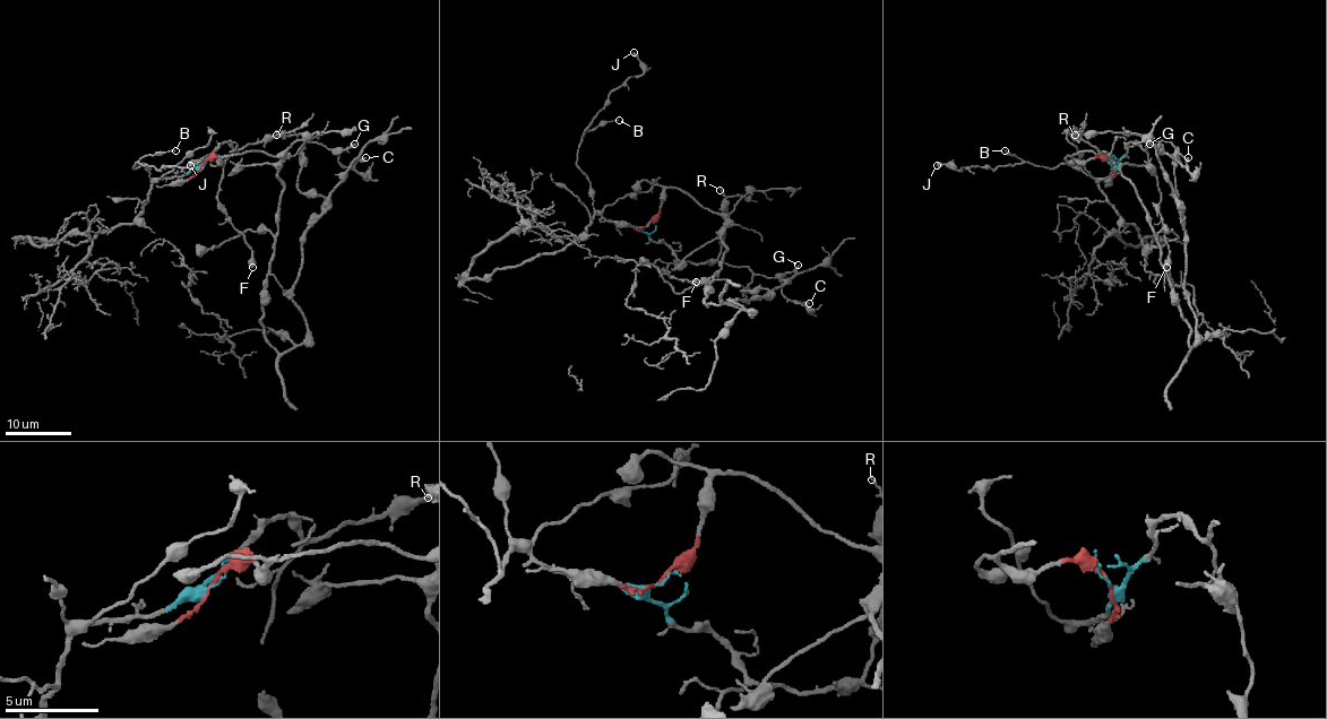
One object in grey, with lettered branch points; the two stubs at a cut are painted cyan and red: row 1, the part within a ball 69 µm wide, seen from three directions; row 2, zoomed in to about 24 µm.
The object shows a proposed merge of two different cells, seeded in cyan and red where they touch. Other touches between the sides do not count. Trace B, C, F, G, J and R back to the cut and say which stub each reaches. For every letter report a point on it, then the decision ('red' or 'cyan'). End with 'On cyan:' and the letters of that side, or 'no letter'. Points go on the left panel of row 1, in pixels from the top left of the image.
B: at (175, 150); cyan
C: at (365, 157); cyan
F: at (252, 267); cyan
G: at (354, 144); cyan
J: at (190, 165); cyan
R: at (276, 135); cyan
On cyan: B, C, F, G, J, R

